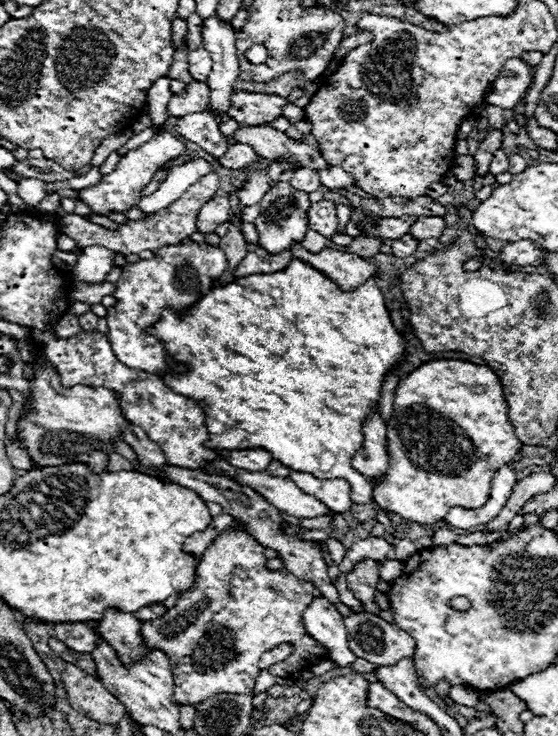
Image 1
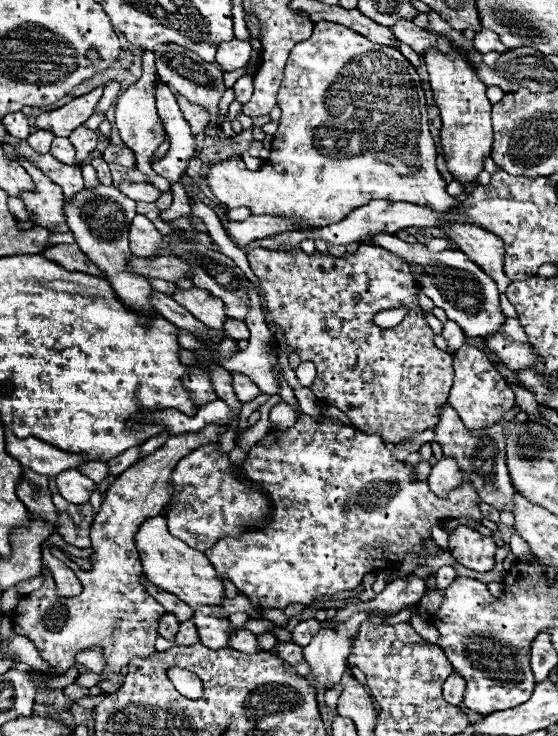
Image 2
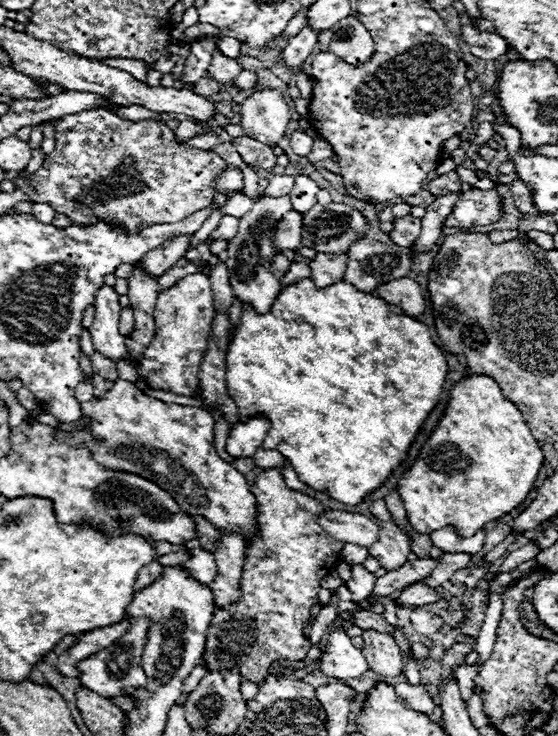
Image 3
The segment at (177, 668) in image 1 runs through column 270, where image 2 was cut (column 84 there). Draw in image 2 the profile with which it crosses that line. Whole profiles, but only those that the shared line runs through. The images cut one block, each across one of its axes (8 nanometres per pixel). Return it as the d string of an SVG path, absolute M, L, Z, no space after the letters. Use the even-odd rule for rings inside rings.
M208 424L202 428L202 432L170 436L164 446L144 456L114 480L114 484L104 494L102 508L94 516L90 528L90 540L94 548L94 556L90 558L92 568L82 570L74 562L66 562L84 586L80 596L60 598L52 580L44 582L36 592L22 596L14 610L14 630L16 634L26 636L36 646L40 656L58 670L58 674L64 674L68 668L72 668L76 664L76 654L90 646L104 648L108 666L102 674L114 674L114 678L132 658L150 656L156 652L154 640L158 638L158 616L164 616L166 610L146 592L140 582L144 572L134 536L142 522L160 516L168 506L174 490L170 478L176 464L194 448L204 444L218 444L218 438L224 430L226 426Z

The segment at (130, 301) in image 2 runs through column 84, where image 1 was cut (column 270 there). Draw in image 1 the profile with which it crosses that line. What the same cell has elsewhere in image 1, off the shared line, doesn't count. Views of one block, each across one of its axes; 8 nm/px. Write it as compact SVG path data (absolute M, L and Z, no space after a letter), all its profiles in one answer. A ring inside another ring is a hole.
M276 182L276 186L266 192L260 204L268 204L262 214L252 222L258 230L258 246L270 254L278 254L282 250L290 250L292 242L302 242L308 230L308 208L310 200L306 192L298 192L288 182Z

